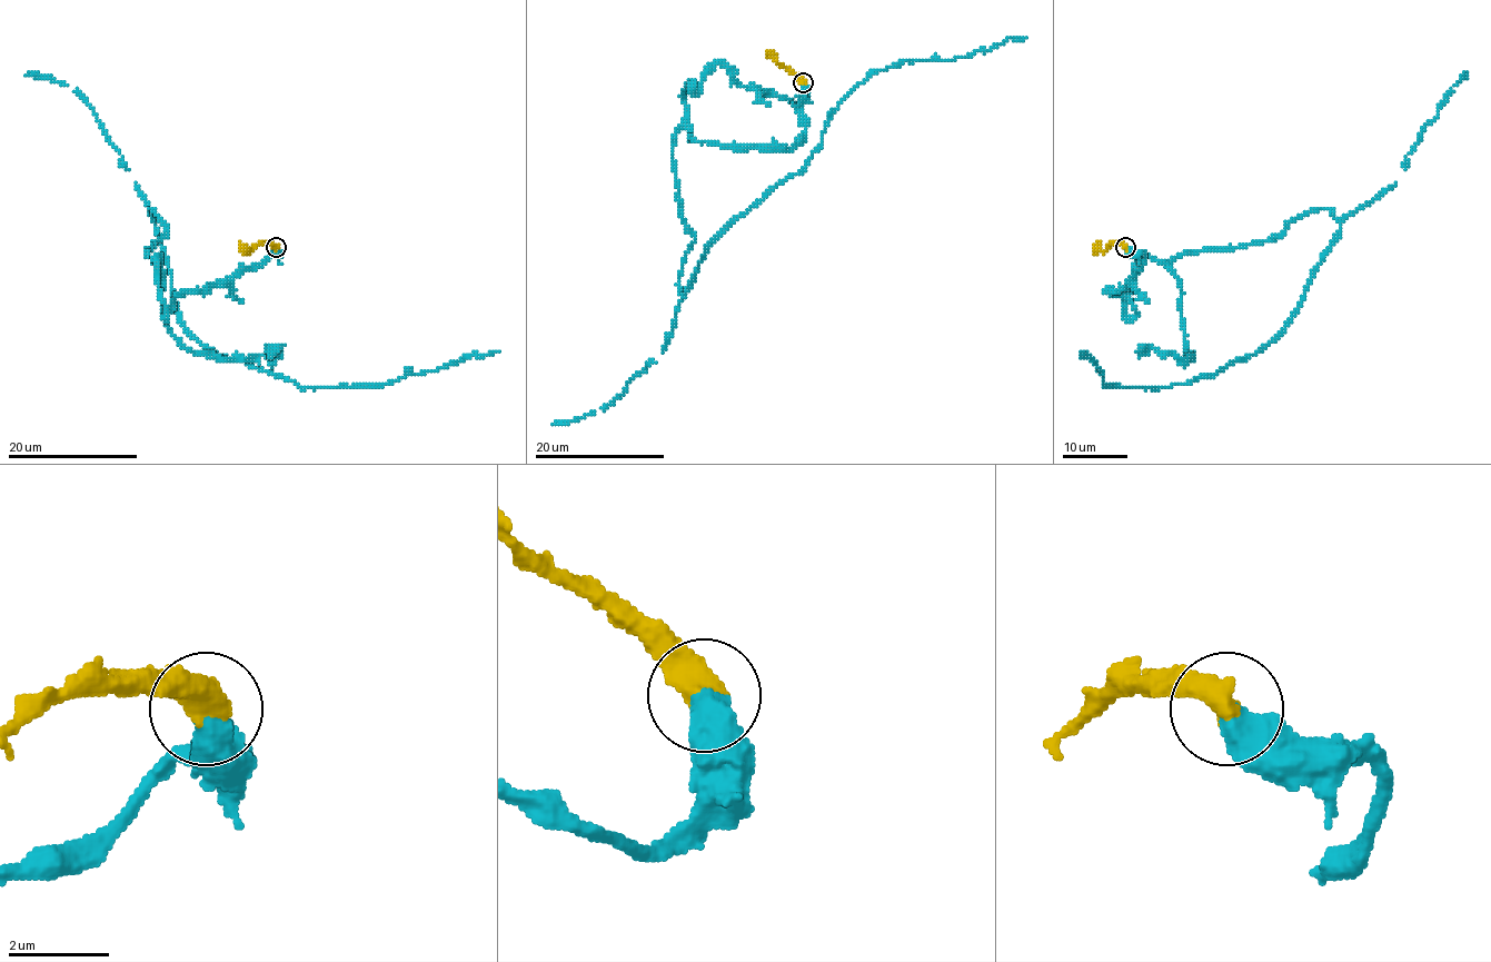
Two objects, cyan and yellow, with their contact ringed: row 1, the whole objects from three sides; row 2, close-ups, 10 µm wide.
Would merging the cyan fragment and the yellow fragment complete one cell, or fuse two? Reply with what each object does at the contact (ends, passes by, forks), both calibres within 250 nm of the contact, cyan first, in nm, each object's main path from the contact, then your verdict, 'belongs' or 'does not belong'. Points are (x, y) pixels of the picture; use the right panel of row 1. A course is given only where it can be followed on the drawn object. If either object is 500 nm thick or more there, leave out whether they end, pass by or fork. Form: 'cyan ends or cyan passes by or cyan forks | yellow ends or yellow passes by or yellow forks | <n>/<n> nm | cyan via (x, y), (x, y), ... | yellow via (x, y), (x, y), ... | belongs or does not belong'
550/600 nm | cyan via (1125, 248), (1129, 318), (1144, 257), (1340, 224), (1288, 326), (1218, 375), (1104, 386), (1081, 350) | yellow via (1125, 247), (1109, 245), (1093, 251) | belongs

